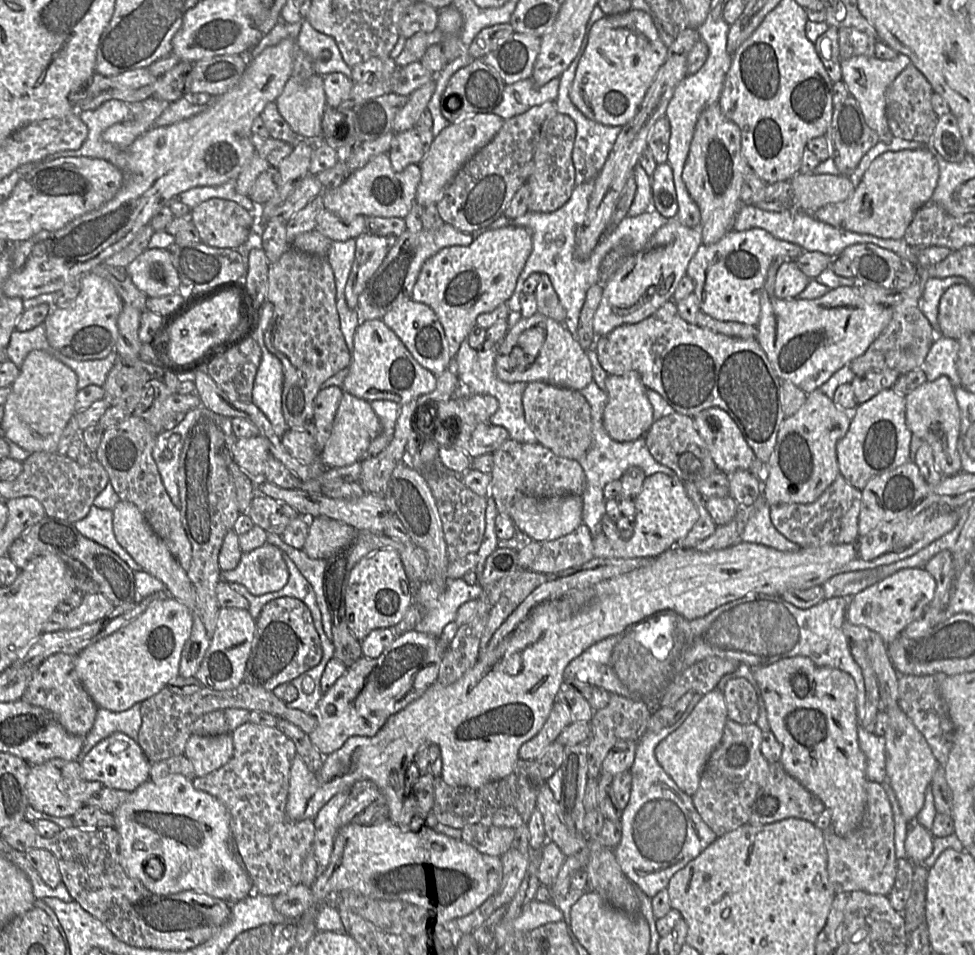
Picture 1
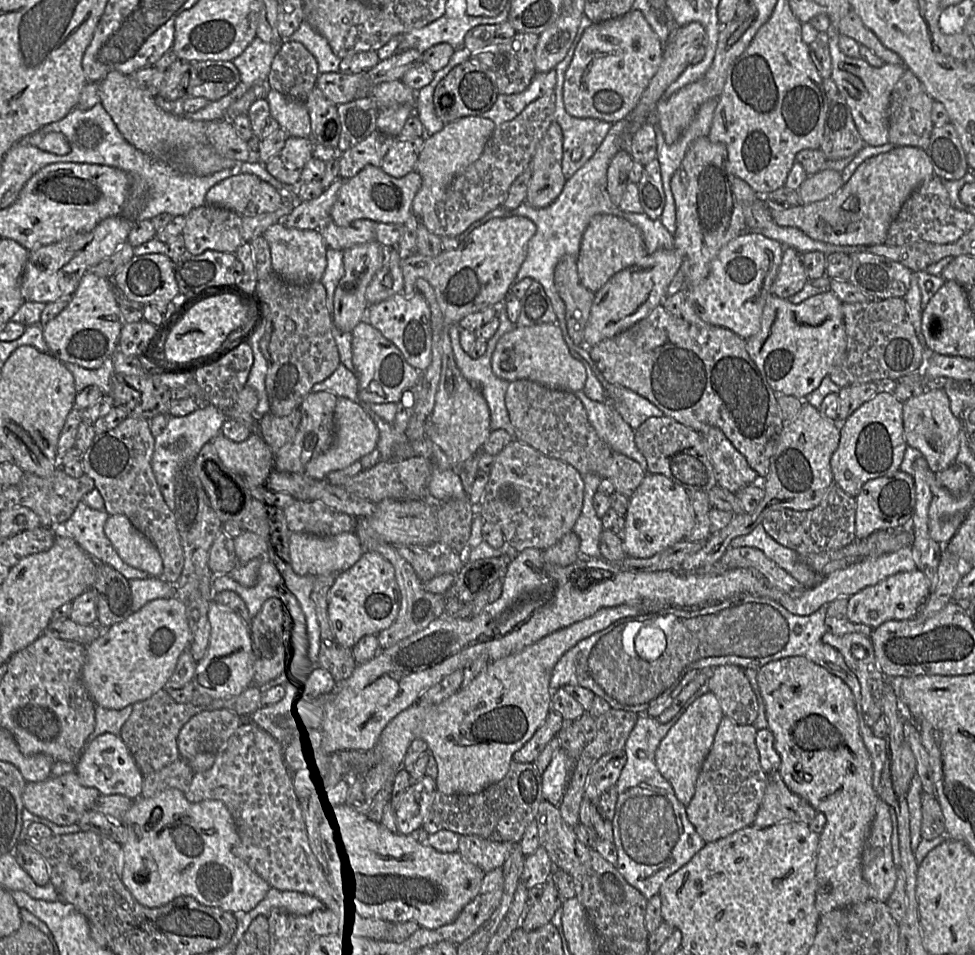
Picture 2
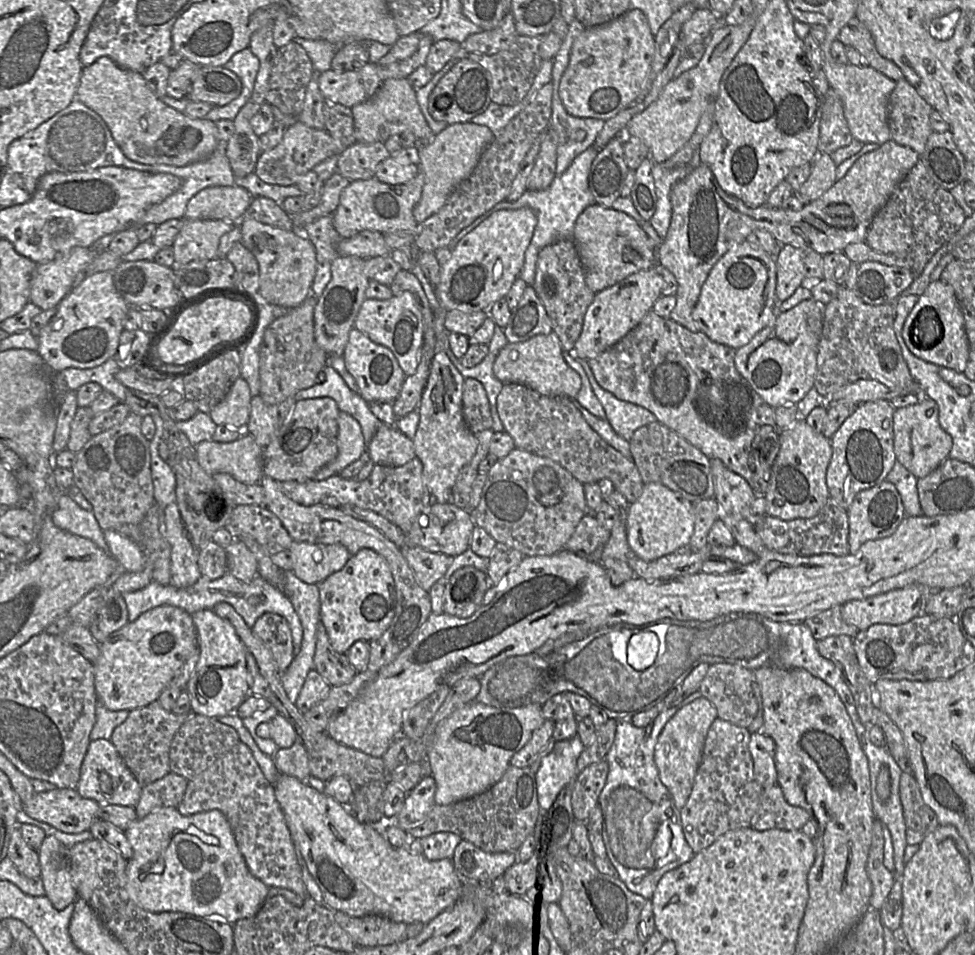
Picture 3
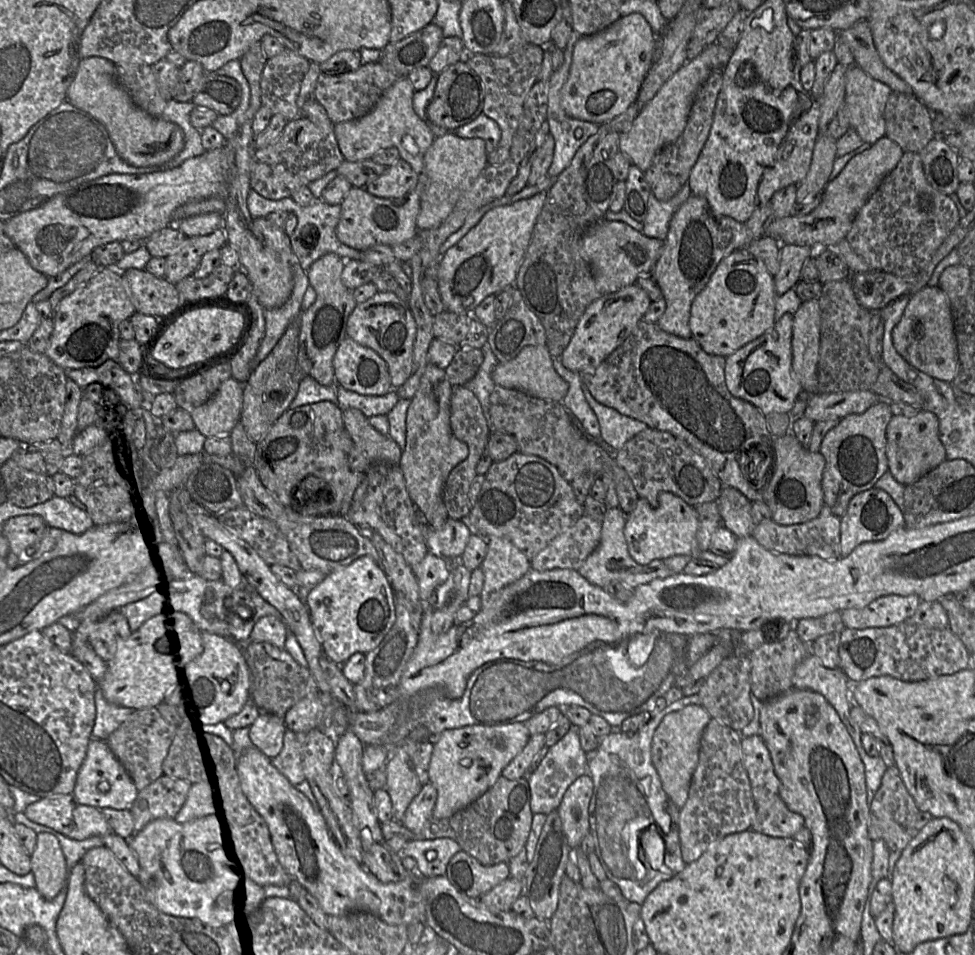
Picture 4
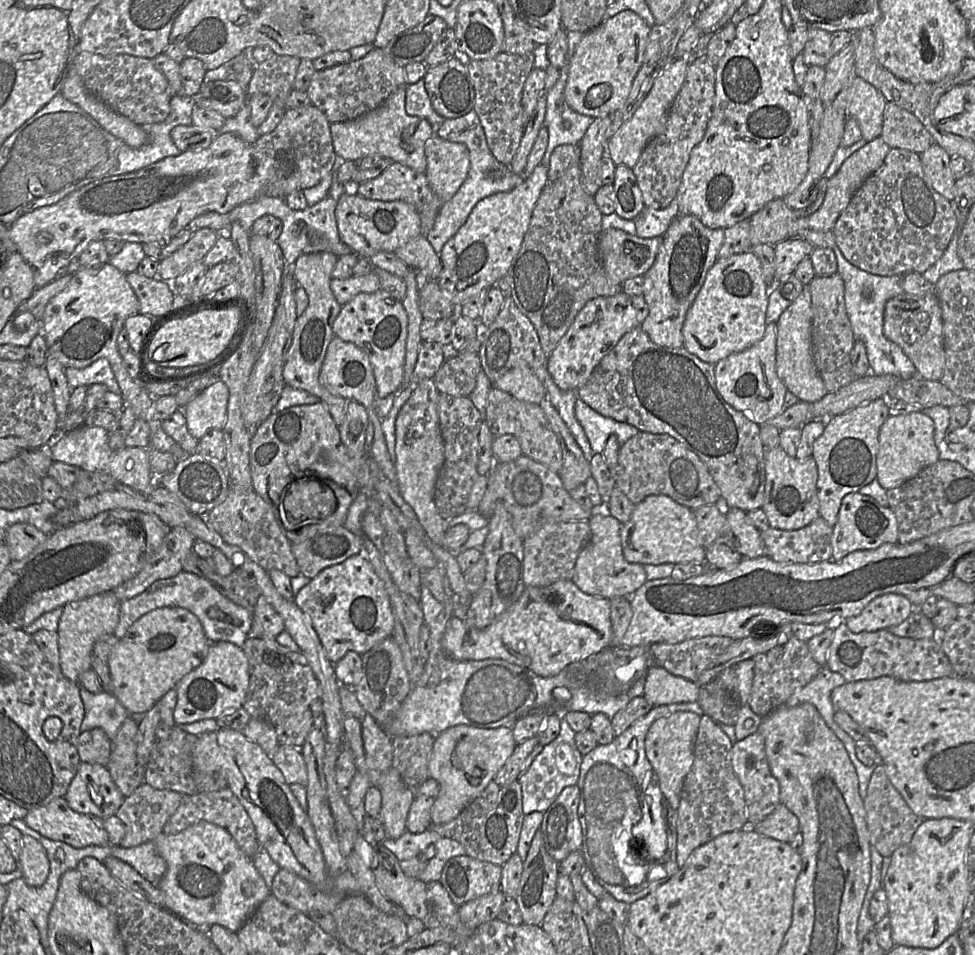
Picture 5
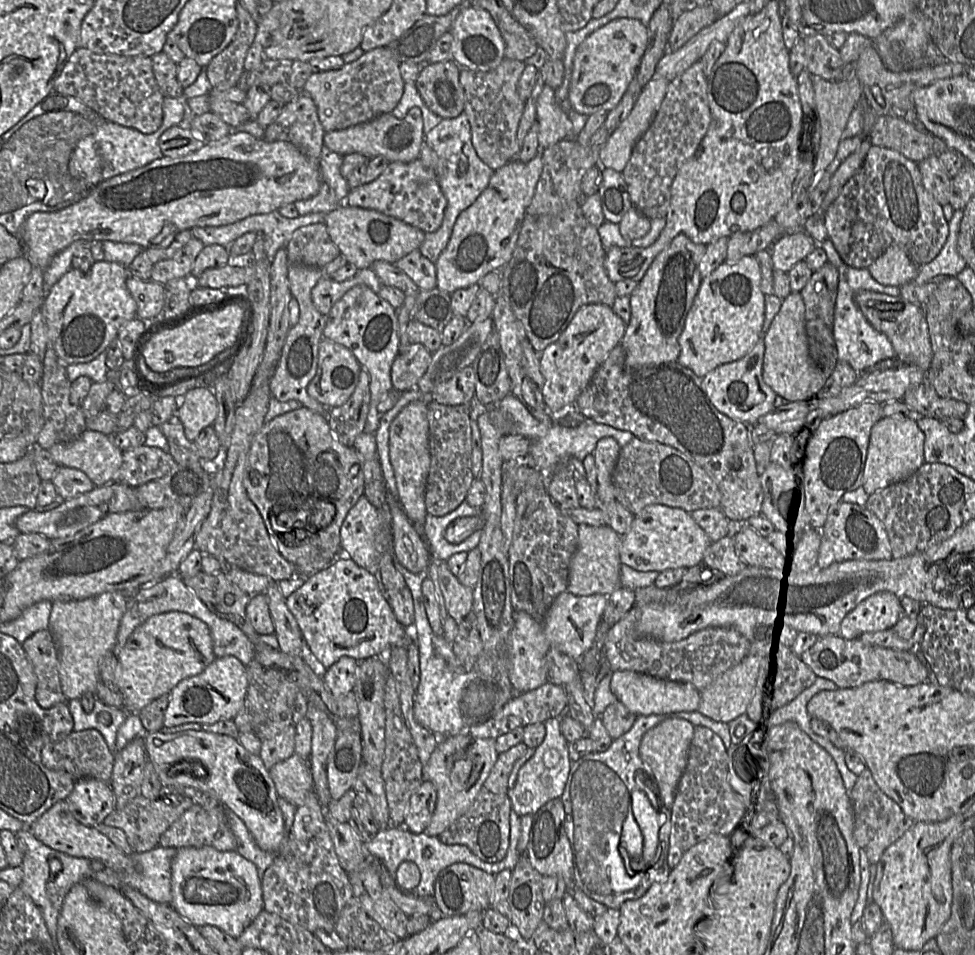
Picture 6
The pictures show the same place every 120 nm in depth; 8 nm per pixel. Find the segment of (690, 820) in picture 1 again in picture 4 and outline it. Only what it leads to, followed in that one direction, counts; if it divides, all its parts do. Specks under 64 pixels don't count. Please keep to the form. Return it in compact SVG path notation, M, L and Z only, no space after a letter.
M699 695L683 696L671 702L635 733L613 729L599 740L596 750L586 753L587 774L594 785L588 809L589 832L594 840L594 852L606 877L619 886L623 897L640 905L660 882L672 878L687 865L682 859L679 840L680 809L664 791L651 760L652 738L661 720L670 712L680 710L686 705L701 705Z

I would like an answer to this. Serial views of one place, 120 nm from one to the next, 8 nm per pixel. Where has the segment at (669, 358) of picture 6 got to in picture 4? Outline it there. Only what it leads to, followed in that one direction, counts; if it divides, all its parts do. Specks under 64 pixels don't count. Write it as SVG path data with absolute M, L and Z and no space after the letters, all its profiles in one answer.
M691 194L674 213L663 241L662 252L651 276L659 286L666 303L665 312L657 321L663 331L680 338L692 338L689 318L692 302L708 283L720 261L733 251L752 243L752 235L745 223L731 217L715 217L707 200Z

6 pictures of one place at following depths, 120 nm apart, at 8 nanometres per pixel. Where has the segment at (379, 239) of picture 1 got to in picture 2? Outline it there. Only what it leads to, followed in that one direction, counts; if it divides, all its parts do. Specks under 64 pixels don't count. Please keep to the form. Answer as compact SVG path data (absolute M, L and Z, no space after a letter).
M377 240L353 246L343 251L344 275L338 282L331 308L333 326L341 331L352 332L355 326L366 318L366 288L382 266L388 248Z

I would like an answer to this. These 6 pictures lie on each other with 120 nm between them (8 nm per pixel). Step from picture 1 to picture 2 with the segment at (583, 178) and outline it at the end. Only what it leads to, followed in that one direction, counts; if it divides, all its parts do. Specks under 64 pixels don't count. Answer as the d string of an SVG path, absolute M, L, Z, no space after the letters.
M583 16L579 25L576 37L568 50L567 55L561 60L555 67L556 71L556 85L554 87L555 93L555 111L554 121L556 121L562 130L563 135L563 157L562 157L562 172L566 180L571 178L574 173L579 170L596 152L598 147L601 145L603 139L608 133L611 123L595 119L595 118L577 118L567 113L564 107L563 101L563 84L565 72L573 58L575 49L579 40L581 39L582 33L586 27L591 25L593 22L586 16Z

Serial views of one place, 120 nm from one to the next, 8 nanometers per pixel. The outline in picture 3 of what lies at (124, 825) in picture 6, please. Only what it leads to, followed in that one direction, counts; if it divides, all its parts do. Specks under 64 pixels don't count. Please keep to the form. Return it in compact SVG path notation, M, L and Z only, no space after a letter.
M169 772L161 779L142 787L139 801L134 807L137 819L144 818L158 808L176 808L184 797L187 785L187 779Z

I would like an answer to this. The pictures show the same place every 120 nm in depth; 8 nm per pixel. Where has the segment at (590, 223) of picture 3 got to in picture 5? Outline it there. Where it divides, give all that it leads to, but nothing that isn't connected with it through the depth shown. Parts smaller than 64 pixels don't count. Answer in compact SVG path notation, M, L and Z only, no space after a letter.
M615 228L602 231L598 249L607 278L621 286L628 279L645 275L660 245L661 237L645 239Z

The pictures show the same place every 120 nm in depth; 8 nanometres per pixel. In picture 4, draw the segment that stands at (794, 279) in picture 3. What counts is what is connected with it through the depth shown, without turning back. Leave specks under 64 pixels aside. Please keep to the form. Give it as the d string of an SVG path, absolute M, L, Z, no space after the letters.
M792 244L780 245L779 271L773 276L777 296L794 289L800 281L804 261L812 255L812 250L816 249Z

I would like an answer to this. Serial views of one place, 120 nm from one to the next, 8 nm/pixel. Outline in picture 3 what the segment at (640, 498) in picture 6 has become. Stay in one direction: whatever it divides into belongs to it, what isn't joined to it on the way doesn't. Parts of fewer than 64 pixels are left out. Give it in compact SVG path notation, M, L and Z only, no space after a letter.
M654 421L638 428L629 442L631 459L644 484L660 483L680 493L690 502L715 496L710 458L674 430L659 421Z

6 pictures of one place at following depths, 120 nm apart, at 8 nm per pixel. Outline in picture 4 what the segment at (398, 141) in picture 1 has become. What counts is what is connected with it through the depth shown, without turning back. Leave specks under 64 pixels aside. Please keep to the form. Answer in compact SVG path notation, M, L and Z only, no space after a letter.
M405 160L395 164L365 186L370 194L380 198L400 198L412 191L417 184L417 175Z

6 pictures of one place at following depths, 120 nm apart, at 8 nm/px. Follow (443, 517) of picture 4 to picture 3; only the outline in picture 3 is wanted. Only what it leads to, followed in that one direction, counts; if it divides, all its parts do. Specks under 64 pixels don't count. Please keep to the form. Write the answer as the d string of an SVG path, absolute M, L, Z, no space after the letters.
M439 348L430 363L429 375L417 408L419 423L412 439L416 457L423 465L423 480L432 497L432 503L450 503L452 487L460 470L477 450L478 440L463 418L464 382L465 378L446 351Z

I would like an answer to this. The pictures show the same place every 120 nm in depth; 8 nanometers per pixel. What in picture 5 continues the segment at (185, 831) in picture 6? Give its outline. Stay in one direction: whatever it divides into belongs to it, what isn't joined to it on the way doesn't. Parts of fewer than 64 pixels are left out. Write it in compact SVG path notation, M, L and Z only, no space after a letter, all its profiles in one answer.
M226 786L212 792L195 793L183 795L181 804L164 825L163 834L177 834L191 825L205 821L226 829L233 837L238 847L250 858L258 852L261 847L256 837L254 825L235 794Z

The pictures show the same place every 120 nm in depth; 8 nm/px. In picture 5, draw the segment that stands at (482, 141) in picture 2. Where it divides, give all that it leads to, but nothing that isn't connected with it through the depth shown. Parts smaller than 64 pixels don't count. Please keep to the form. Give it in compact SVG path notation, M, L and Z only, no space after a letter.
M433 135L425 145L426 156L426 176L433 191L431 201L426 201L420 209L420 231L426 236L434 225L436 216L442 204L451 199L466 180L470 157L469 150L465 144L444 140L437 135Z

